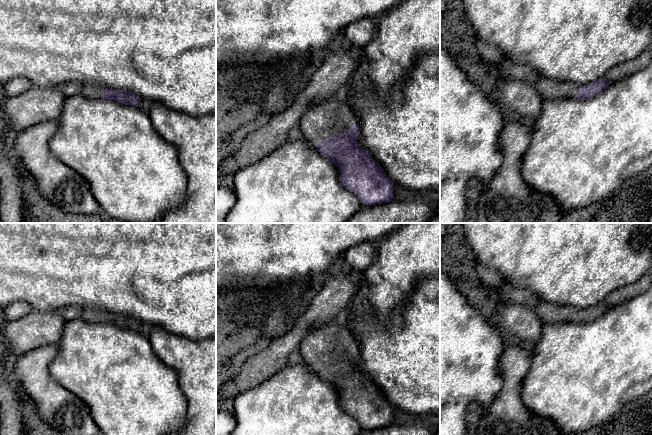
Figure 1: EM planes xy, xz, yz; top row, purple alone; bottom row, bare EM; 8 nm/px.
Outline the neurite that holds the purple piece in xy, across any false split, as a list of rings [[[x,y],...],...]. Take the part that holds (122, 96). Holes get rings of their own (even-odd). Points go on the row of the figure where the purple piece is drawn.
[[[82,84],[81,95],[89,99],[112,99],[125,105],[138,106],[141,98],[124,89],[112,89],[102,84]]]

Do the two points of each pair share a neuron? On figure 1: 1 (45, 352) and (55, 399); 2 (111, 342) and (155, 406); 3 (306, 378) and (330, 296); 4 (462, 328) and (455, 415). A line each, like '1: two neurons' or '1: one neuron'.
1: one neuron
2: one neuron
3: two neurons
4: one neuron

